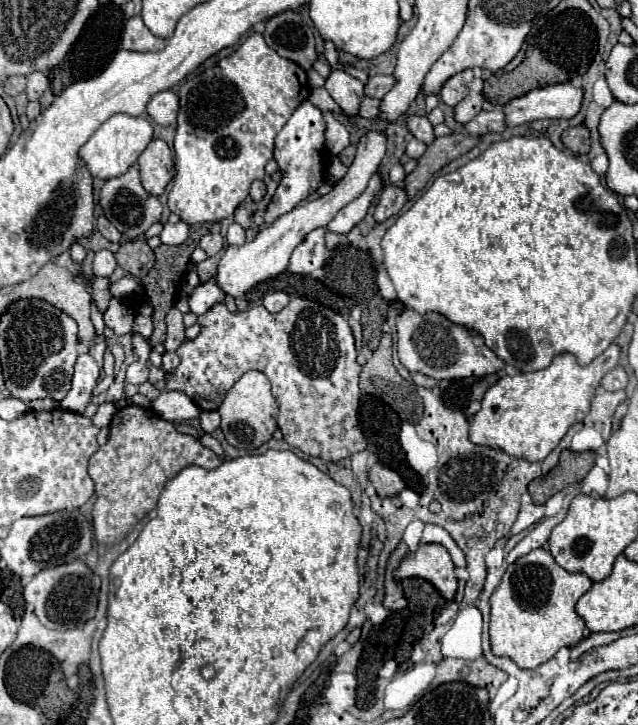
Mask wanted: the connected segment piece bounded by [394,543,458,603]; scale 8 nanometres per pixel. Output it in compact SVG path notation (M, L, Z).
M420 545L414 555L406 555L394 575L396 579L422 577L430 581L448 603L456 597L458 579L454 573L454 563L442 545Z

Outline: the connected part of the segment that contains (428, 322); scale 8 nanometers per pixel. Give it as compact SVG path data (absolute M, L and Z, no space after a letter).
M404 309L396 321L398 329L398 359L408 371L420 371L434 379L466 379L466 377L484 377L500 373L506 363L496 357L484 345L480 335L468 333L464 327L454 325L440 313L420 315L414 309Z

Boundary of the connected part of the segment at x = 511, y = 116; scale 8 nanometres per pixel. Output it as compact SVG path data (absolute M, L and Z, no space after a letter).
M570 83L548 85L512 99L506 107L506 125L522 125L536 119L572 119L582 107L584 89Z

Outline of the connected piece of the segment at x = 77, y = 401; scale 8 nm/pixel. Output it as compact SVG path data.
M80 353L74 365L72 387L68 395L60 401L60 407L74 413L84 413L86 405L92 399L92 389L96 387L98 377L100 377L100 367L96 365L94 357L90 353Z

